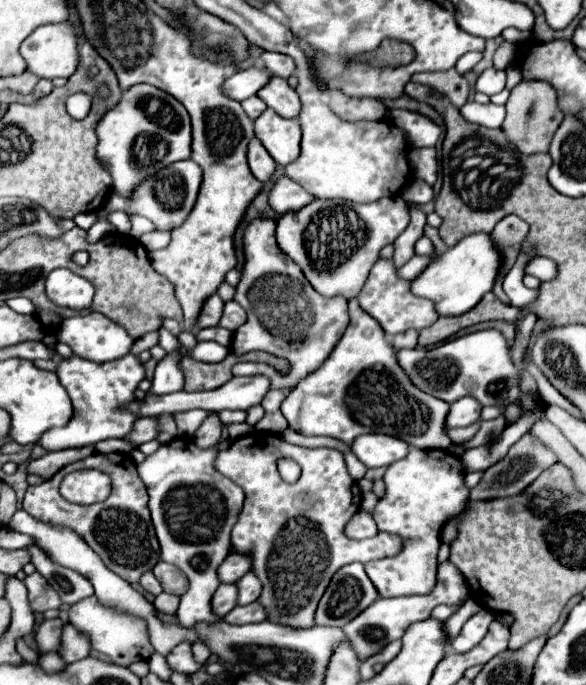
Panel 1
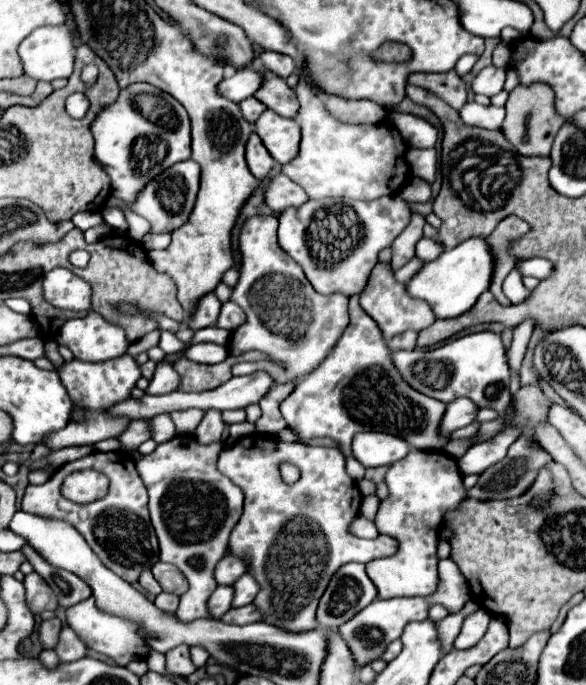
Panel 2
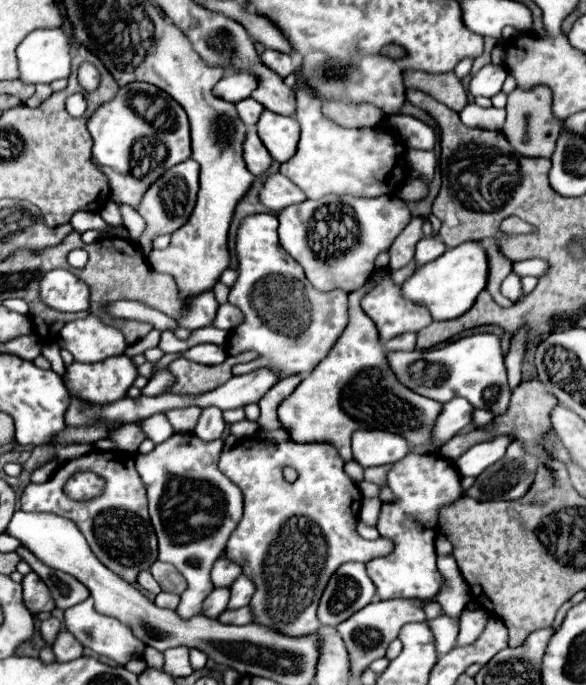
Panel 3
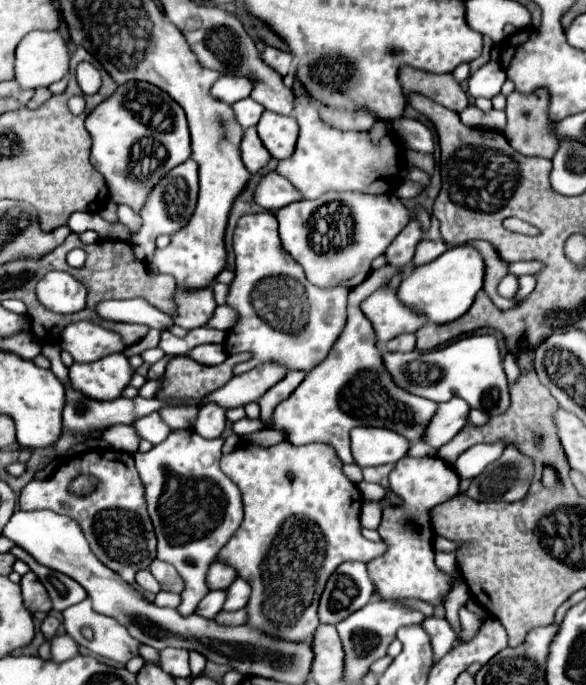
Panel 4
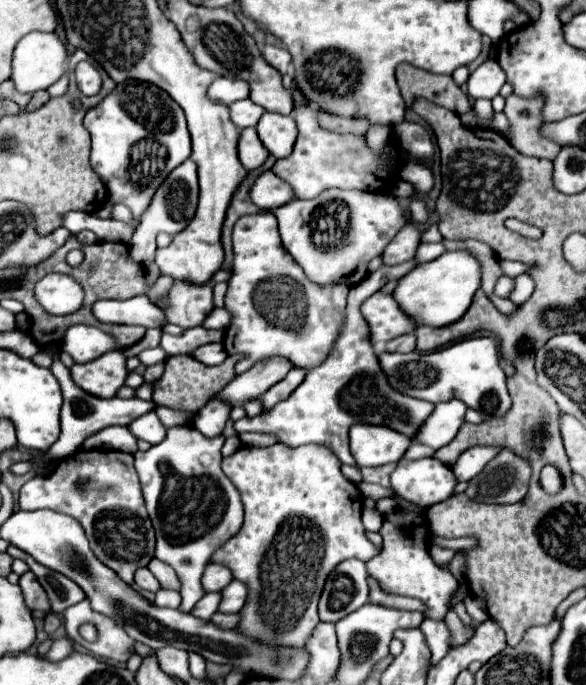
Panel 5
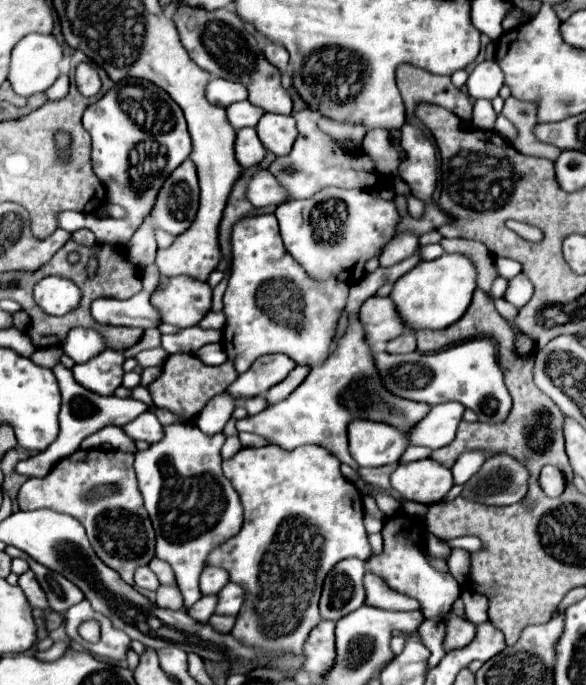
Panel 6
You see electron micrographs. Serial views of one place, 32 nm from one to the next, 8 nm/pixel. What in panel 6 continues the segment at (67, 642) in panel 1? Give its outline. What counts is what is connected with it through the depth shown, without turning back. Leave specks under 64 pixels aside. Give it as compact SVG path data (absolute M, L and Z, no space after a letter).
M54 642L50 650L46 650L46 652L36 652L36 658L46 660L46 662L52 662L52 660L62 658L62 656L66 654L66 650L68 650L68 648L70 648L70 644L68 644L68 642Z

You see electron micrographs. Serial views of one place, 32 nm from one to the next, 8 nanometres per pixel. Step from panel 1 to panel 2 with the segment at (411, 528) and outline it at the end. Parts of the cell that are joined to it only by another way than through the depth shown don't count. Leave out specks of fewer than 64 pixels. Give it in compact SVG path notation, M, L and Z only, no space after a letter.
M412 448L406 458L394 462L386 472L388 498L380 502L376 512L376 528L382 534L398 538L400 548L394 556L372 560L366 564L366 574L378 588L380 598L396 596L428 596L438 584L438 532L448 512L456 510L466 498L458 460L442 450Z

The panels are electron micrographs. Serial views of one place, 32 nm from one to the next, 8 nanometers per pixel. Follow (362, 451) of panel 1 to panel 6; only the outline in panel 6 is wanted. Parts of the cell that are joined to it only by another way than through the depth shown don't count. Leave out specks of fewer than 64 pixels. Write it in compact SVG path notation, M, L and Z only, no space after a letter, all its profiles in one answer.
M354 420L348 426L350 454L358 466L384 466L398 462L408 448L408 438L396 428L370 420Z

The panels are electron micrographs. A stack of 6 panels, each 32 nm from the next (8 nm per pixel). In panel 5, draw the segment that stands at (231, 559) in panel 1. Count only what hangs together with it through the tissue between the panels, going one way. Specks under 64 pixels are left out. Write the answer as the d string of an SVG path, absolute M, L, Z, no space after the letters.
M210 564L204 572L204 590L206 592L220 592L232 582L232 572L222 564Z

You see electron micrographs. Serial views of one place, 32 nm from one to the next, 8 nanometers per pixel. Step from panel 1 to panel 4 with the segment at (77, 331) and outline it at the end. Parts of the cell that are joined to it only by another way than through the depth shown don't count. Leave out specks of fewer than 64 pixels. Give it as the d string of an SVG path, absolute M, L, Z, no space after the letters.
M82 320L72 322L62 330L60 348L68 350L76 362L89 363L122 352L126 346L118 332L106 330L92 320Z

